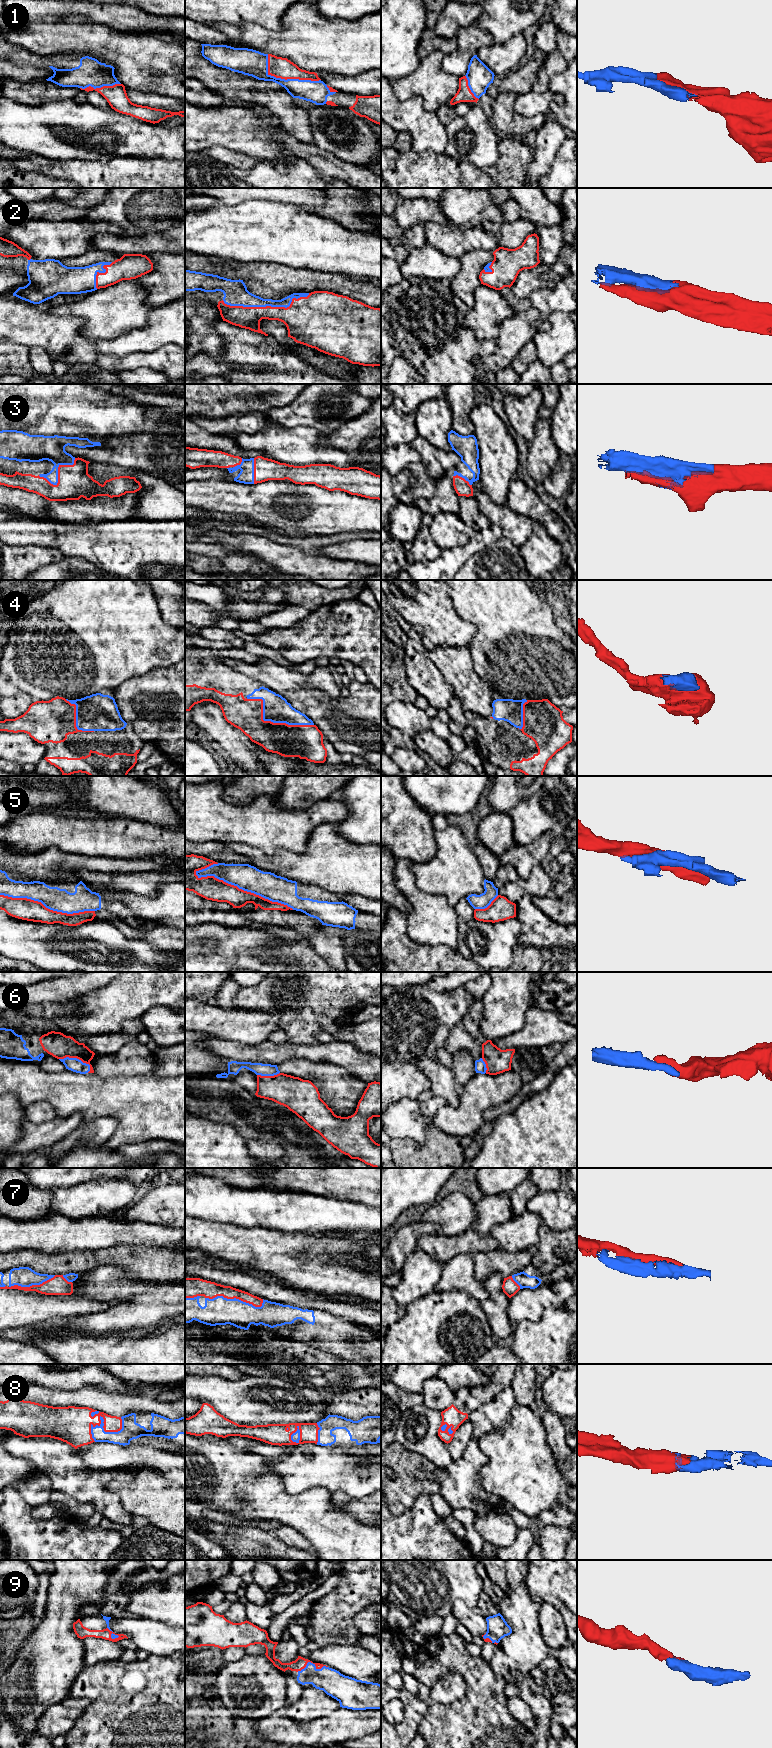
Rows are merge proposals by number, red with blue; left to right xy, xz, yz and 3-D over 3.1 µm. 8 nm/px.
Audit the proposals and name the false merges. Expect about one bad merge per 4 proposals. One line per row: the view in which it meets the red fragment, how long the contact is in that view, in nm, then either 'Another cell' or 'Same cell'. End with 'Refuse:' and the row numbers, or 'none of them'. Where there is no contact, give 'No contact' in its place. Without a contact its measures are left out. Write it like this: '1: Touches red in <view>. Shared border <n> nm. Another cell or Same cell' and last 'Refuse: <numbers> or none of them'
1: Touches red in xz. Shared border 480 nm. Same cell
2: Touches red in xz. Shared border 700 nm. Same cell
3: Touches red in xy. Shared border 340 nm. Same cell
4: Touches red in xz. Shared border 600 nm. Another cell
5: Touches red in xz. Shared border 850 nm. Another cell
6: Touches red in xy. Shared border 280 nm. Same cell
7: Touches red in xz. Shared border 480 nm. Same cell
8: Touches red in xy. Shared border 300 nm. Same cell
9: Touches red in xz. Shared border 260 nm. Same cell
Refuse: 4, 5

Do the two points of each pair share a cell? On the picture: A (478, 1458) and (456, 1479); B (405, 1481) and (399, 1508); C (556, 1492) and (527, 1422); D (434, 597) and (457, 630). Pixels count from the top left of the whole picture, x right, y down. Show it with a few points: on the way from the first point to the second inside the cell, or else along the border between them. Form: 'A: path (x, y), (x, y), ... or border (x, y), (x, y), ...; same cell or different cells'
A: path (473, 1462), (461, 1474); same cell
B: path (404, 1488), (400, 1493), (399, 1501); same cell
C: path (539, 1475), (527, 1463), (527, 1439); same cell
D: path (434, 605), (449, 622); same cell

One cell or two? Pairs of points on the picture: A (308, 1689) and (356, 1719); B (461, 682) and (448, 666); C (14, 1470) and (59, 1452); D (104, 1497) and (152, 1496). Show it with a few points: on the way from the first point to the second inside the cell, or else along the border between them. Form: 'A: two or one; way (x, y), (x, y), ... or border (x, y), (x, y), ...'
A: two; border (341, 1707), (333, 1714), (317, 1718)
B: one; way (458, 678), (452, 670)
C: two; border (10, 1454), (33, 1462), (43, 1471)
D: two; border (115, 1478), (108, 1489), (131, 1515)

